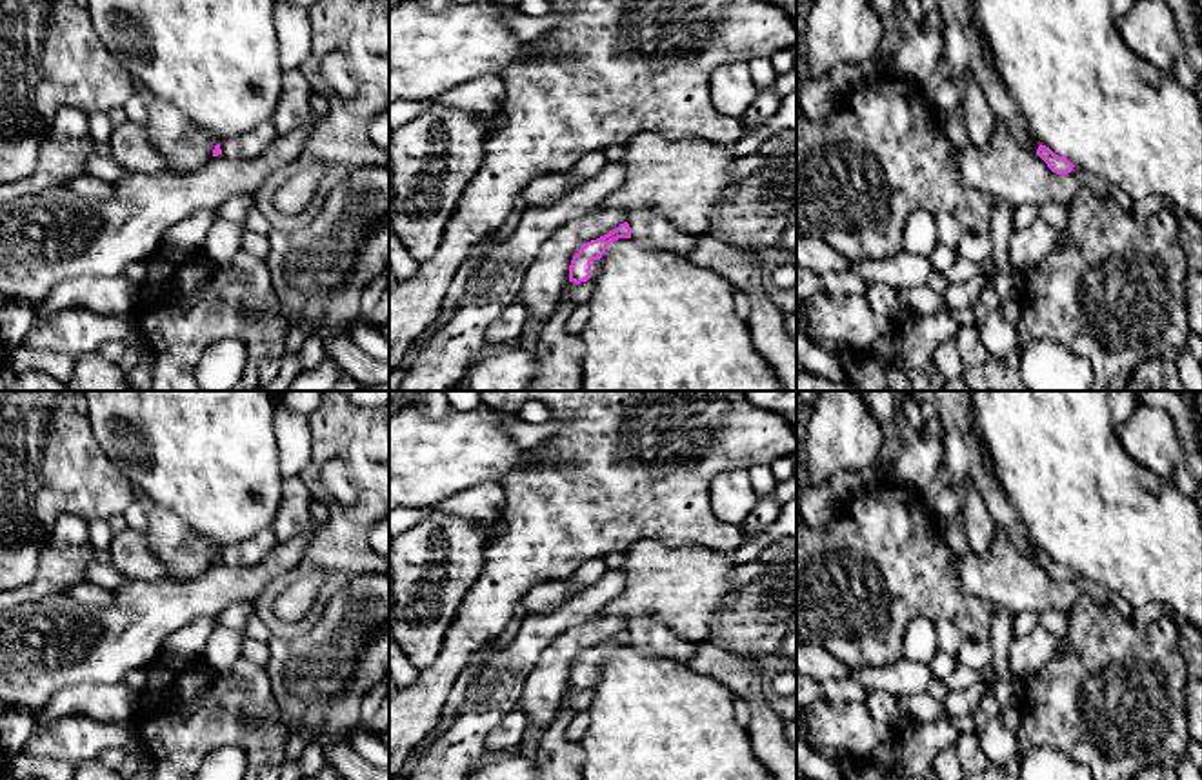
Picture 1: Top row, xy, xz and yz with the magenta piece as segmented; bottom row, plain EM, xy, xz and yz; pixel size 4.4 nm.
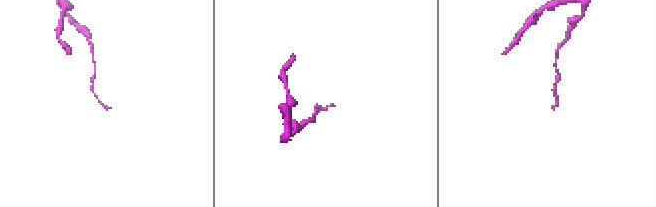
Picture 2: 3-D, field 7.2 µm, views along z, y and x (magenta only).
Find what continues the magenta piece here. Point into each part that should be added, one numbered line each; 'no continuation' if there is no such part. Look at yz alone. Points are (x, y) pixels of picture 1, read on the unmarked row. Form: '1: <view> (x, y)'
1: yz (1086, 586)

